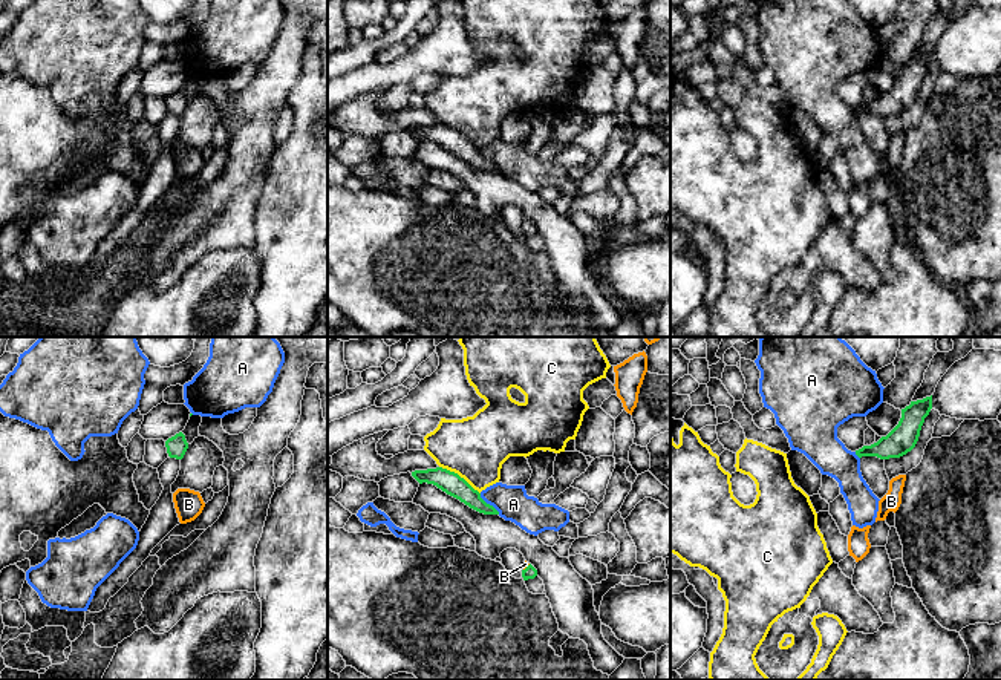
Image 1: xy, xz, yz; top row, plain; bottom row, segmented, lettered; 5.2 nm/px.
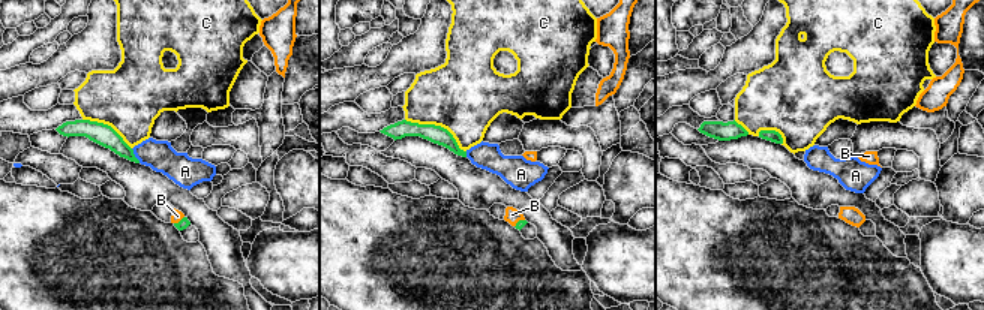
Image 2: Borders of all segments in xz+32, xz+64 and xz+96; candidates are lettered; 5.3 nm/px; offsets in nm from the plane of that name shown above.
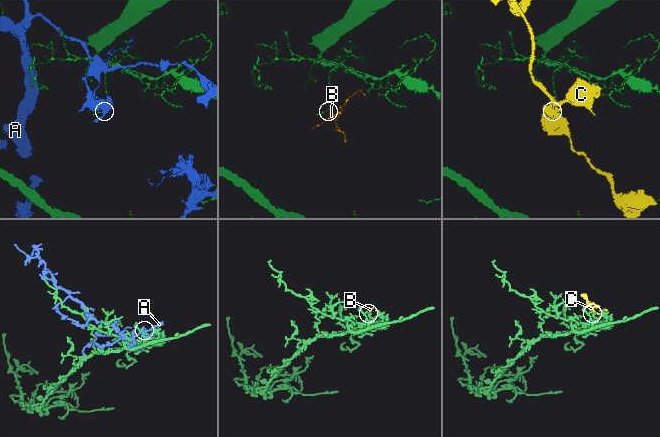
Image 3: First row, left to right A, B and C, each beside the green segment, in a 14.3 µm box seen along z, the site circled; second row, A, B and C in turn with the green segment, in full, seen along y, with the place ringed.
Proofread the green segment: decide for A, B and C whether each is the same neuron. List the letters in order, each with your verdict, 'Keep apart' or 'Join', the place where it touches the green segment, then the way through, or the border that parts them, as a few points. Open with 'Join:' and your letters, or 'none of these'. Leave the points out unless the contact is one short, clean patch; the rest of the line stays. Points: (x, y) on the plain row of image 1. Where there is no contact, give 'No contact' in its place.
Join: B
A: Keep apart. Touches green at xz (489, 161)
B: Join. Touches green at xz (527, 224). Path across: xz (530, 228), (527, 224), (525, 221)
C: Keep apart. Touches green at xz (458, 132)

